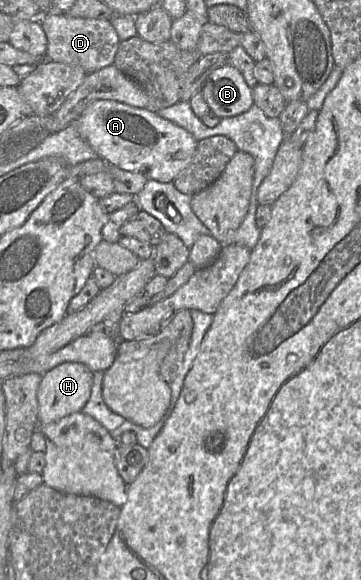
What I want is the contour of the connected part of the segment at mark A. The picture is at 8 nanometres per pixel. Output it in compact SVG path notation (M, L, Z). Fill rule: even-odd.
M114 100L91 102L74 122L79 135L92 147L99 158L121 170L142 174L148 180L173 182L190 164L198 141L184 128L163 119L147 108L137 108Z

